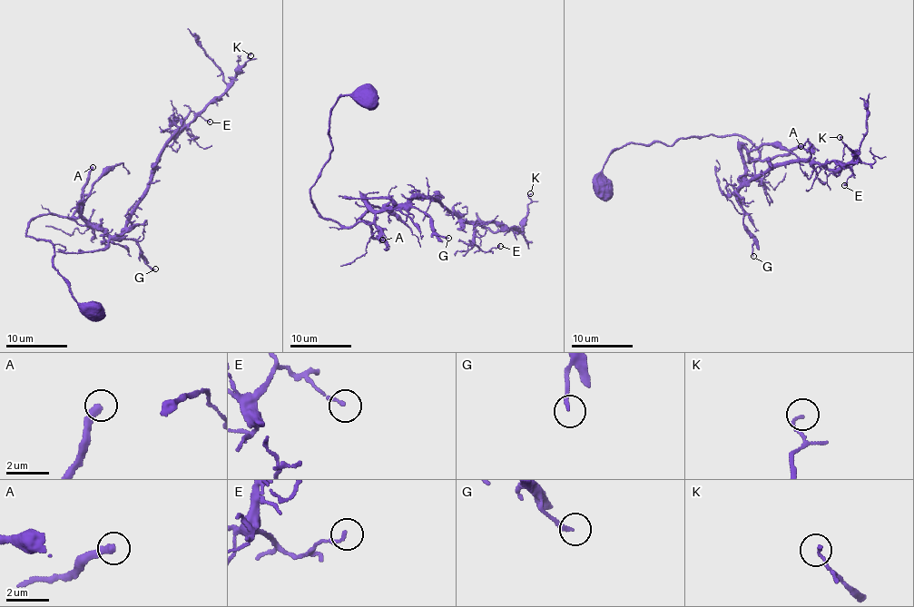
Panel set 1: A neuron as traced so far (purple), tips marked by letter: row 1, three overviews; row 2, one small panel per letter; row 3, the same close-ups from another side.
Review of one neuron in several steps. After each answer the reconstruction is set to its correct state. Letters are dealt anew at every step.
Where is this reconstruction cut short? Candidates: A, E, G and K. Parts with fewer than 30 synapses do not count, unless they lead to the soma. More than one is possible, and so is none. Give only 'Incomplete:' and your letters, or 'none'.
Incomplete: A

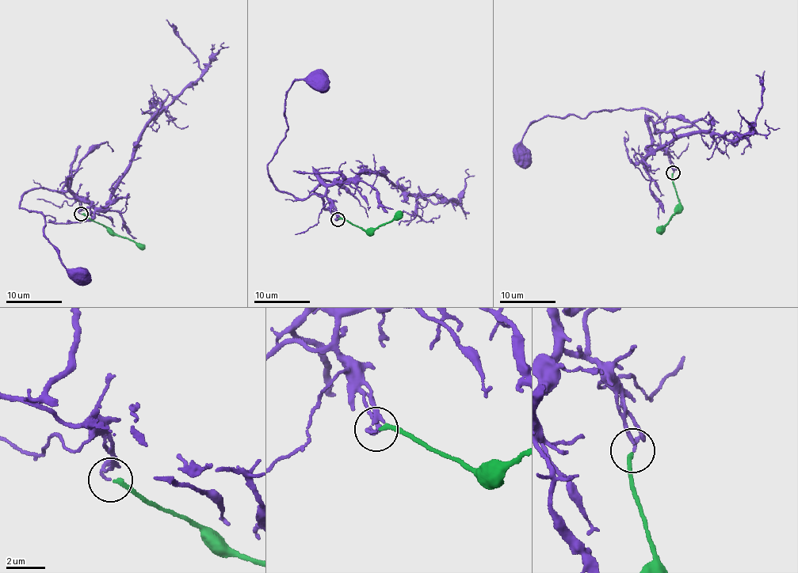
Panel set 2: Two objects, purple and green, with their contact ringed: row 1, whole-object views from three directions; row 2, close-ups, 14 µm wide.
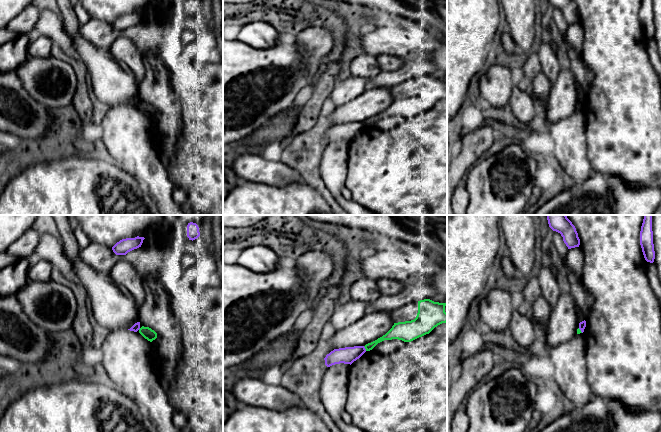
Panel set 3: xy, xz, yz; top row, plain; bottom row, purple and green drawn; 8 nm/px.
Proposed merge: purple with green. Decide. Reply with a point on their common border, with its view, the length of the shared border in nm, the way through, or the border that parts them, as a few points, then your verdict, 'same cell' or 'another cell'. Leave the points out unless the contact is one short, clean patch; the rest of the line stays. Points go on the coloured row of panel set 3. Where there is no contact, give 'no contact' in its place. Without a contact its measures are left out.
xz (364, 348) | 50 nm | along xz (363, 346), (366, 350) | another cell

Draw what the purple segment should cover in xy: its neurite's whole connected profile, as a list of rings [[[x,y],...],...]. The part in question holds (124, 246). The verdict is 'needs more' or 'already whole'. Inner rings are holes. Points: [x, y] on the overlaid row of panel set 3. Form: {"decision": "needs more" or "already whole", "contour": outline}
{"decision": "already whole", "contour": [[[144,237],[126,238],[117,242],[112,250],[116,255],[126,255],[128,252],[141,247]]]}

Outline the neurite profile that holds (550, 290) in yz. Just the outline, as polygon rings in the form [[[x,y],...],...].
[[[542,265],[538,279],[541,287],[541,296],[553,307],[561,294],[556,275],[553,274],[550,267]]]

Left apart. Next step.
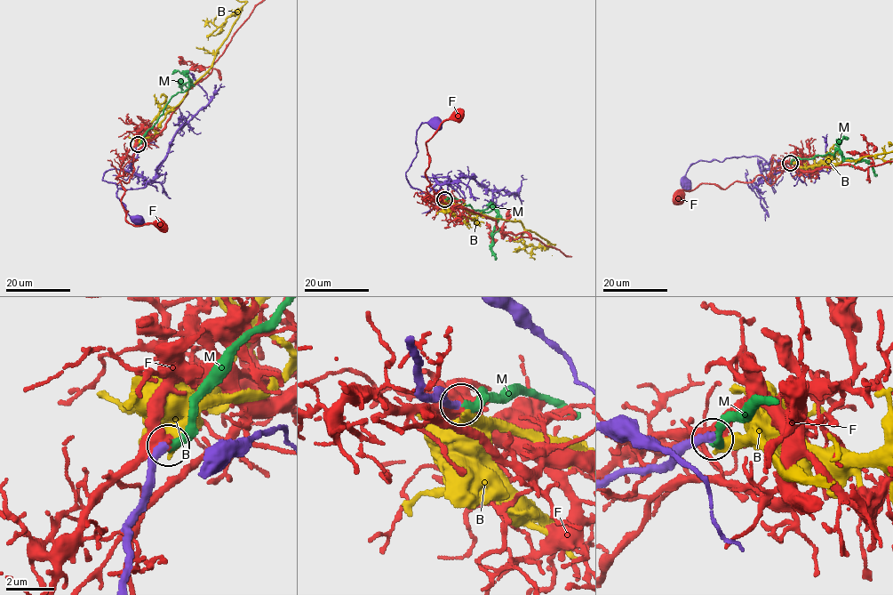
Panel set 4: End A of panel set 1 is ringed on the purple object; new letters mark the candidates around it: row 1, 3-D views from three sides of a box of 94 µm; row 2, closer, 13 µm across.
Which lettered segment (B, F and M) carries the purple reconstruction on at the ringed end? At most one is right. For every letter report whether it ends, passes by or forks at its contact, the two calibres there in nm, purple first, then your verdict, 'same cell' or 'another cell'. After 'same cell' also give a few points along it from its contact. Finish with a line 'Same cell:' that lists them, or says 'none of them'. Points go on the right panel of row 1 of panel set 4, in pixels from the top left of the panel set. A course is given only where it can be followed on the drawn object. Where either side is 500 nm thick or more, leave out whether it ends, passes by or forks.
B: 320 nm thick on the purple side, 500 nm on the other; another cell
F: it passes by; 400 nm thick on the purple side, 480 nm on the other; another cell
M: it ends there; 340 nm thick on the purple side, 400 nm on the other; same cell; it runs (791, 162), (829, 153), (834, 156), (833, 153), (837, 150), (845, 158), (863, 160), (871, 164), (877, 176)
Same cell: M

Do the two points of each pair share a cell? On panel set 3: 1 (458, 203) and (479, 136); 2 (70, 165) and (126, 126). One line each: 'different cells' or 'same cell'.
1: same cell
2: different cells

